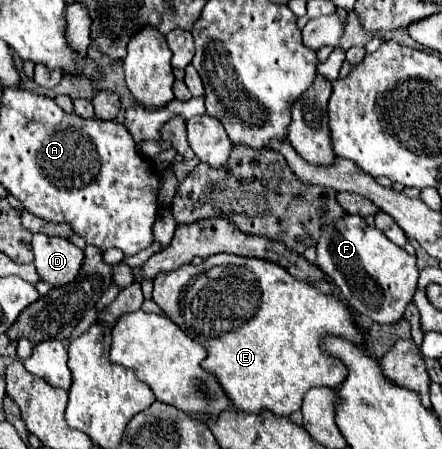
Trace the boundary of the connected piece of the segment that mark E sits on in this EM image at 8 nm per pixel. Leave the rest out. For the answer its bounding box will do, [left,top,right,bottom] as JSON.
[153,254,365,416]

